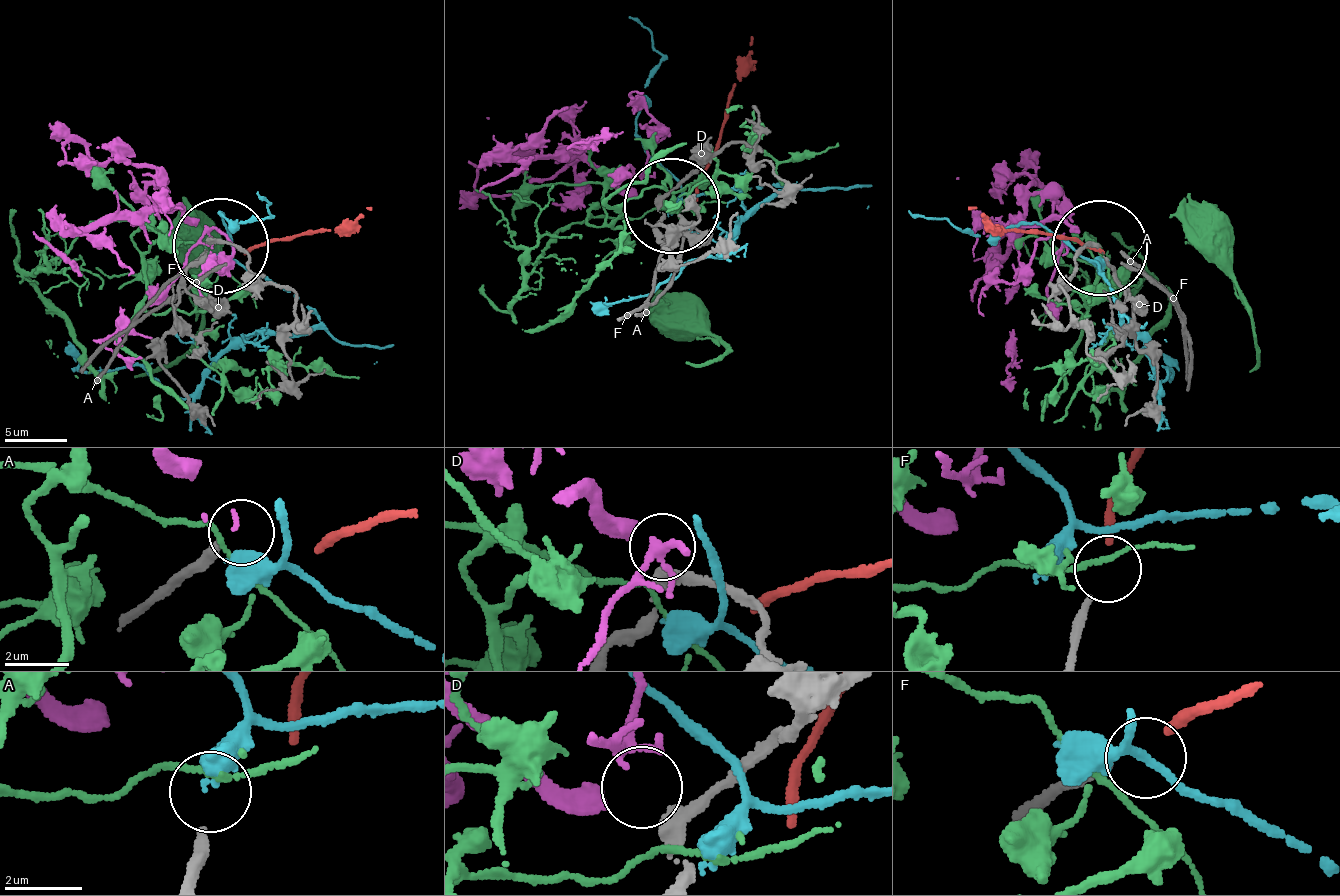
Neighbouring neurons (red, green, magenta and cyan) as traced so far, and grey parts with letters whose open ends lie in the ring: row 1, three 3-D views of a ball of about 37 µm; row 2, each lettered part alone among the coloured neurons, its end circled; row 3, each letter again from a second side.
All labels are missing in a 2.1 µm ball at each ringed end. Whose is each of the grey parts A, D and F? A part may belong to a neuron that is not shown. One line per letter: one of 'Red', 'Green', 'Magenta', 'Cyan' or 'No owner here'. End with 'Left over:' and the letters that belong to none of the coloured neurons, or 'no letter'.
A: No owner here
D: Magenta
F: Red
Left over: A

